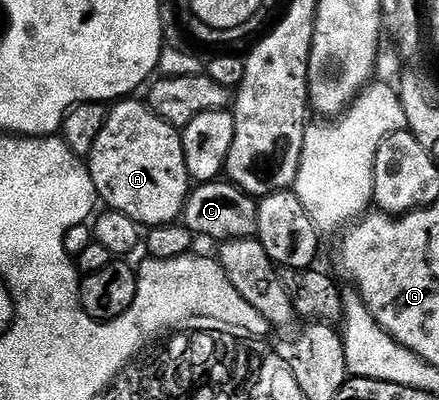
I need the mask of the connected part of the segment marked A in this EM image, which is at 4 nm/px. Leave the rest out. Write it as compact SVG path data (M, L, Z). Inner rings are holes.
M125 98L114 103L108 109L103 130L95 138L95 146L87 158L87 167L95 182L95 190L110 209L127 214L146 229L158 228L161 224L174 223L185 208L185 199L191 191L191 181L187 164L183 158L181 134L149 109L148 103L137 101L137 98Z

